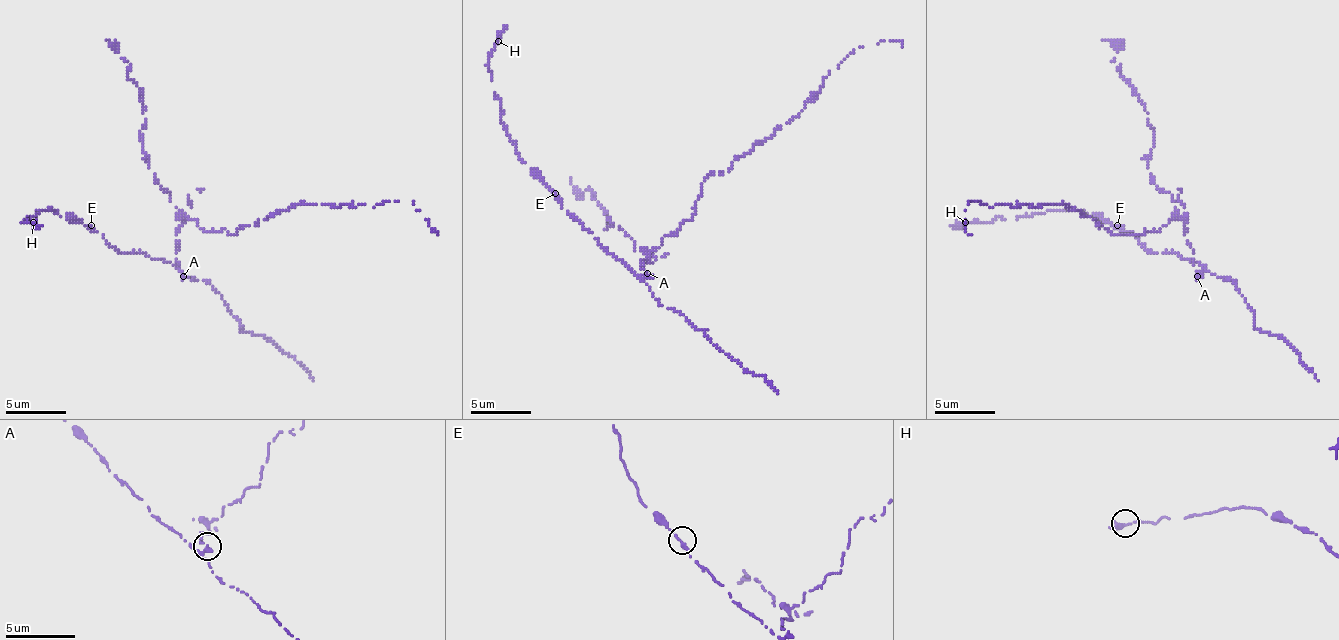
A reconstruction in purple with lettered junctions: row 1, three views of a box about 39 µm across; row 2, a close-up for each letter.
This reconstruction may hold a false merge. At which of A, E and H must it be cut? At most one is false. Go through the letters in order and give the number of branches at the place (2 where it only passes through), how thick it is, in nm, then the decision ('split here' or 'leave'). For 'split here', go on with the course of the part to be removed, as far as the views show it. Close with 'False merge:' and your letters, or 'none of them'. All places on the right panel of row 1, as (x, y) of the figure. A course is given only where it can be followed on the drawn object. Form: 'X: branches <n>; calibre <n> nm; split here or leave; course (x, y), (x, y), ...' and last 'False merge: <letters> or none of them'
A: branches 2; calibre 280 nm; split here; course (1196, 277), (1181, 219), (1160, 229), (1111, 235), (1069, 204), (993, 207), (968, 201), (965, 232), (971, 235)
E: branches 2; calibre 240 nm; leave
H: branches 2; calibre 280 nm; leave
False merge: A

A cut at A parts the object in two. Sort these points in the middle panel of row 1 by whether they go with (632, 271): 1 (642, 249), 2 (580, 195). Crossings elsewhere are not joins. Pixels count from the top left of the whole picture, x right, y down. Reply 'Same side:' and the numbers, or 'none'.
Same side: none

